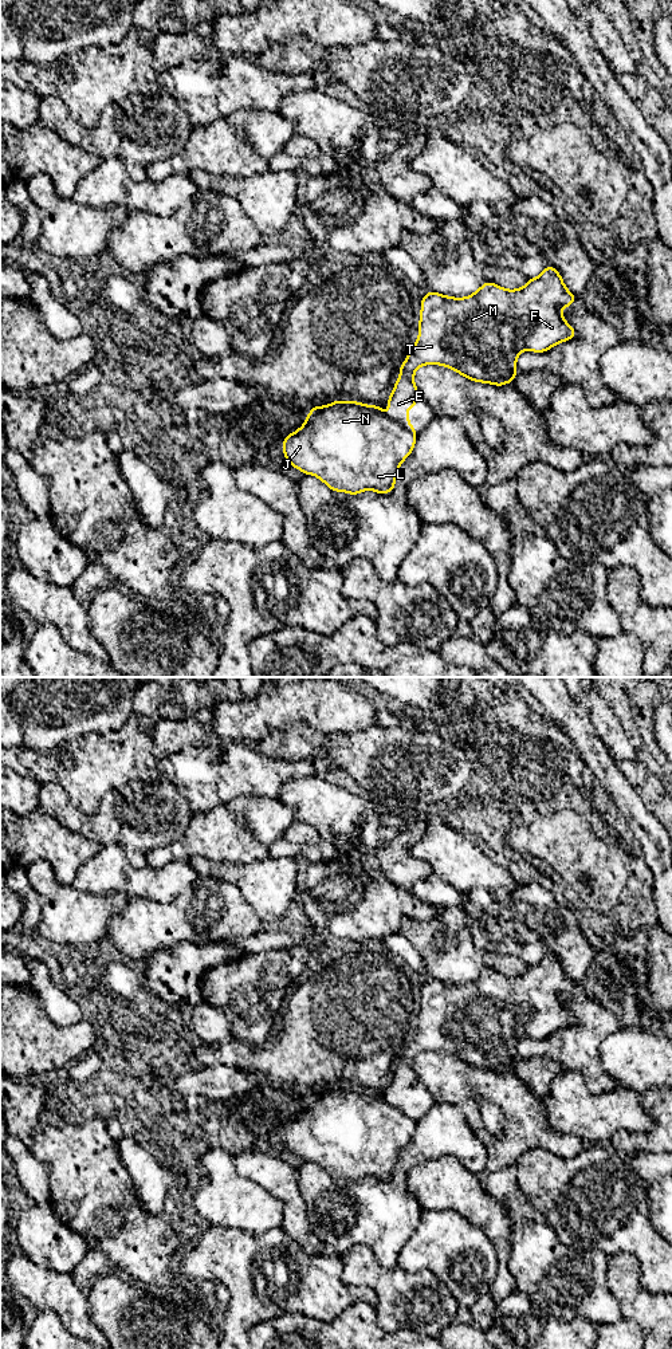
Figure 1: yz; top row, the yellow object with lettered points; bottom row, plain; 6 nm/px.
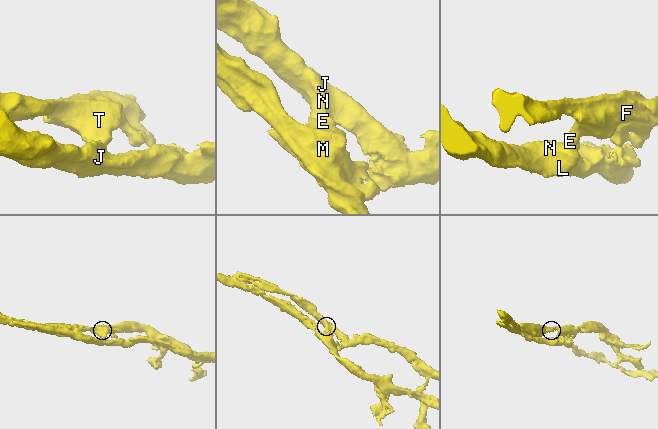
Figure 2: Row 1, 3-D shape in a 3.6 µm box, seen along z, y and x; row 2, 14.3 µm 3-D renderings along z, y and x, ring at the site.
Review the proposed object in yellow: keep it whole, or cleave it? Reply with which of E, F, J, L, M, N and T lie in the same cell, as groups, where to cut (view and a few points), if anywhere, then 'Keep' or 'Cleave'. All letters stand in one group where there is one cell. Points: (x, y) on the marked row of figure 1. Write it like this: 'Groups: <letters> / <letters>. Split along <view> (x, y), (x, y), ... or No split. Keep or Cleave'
Groups: E F M T / J L N. Split along yz (386, 416), (415, 435). Cleave

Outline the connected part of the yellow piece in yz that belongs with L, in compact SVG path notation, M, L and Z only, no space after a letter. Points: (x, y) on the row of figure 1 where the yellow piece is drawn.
M333 401L314 406L306 422L283 440L286 460L304 475L314 475L331 491L358 495L366 489L388 493L394 489L401 463L412 453L416 434L389 418L381 406L357 401Z

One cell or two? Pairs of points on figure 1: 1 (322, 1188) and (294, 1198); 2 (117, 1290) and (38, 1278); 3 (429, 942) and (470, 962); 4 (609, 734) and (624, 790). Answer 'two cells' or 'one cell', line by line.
1: two cells
2: two cells
3: one cell
4: two cells

